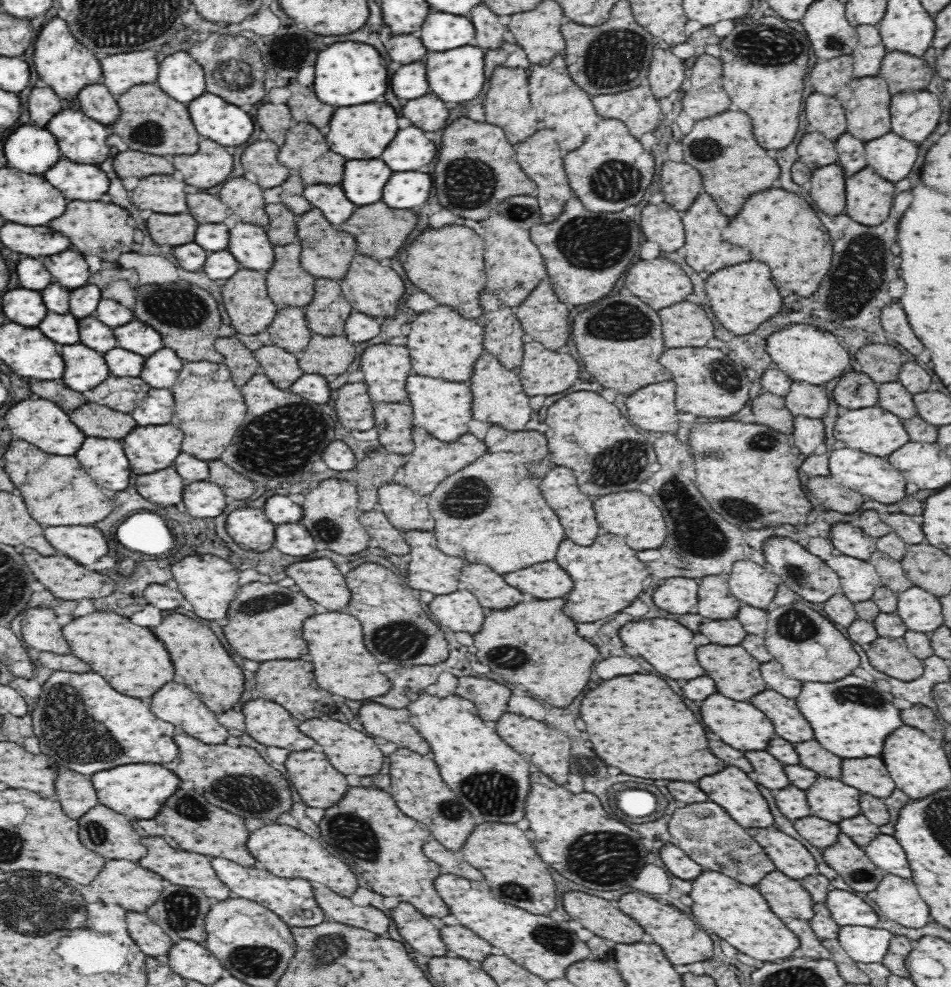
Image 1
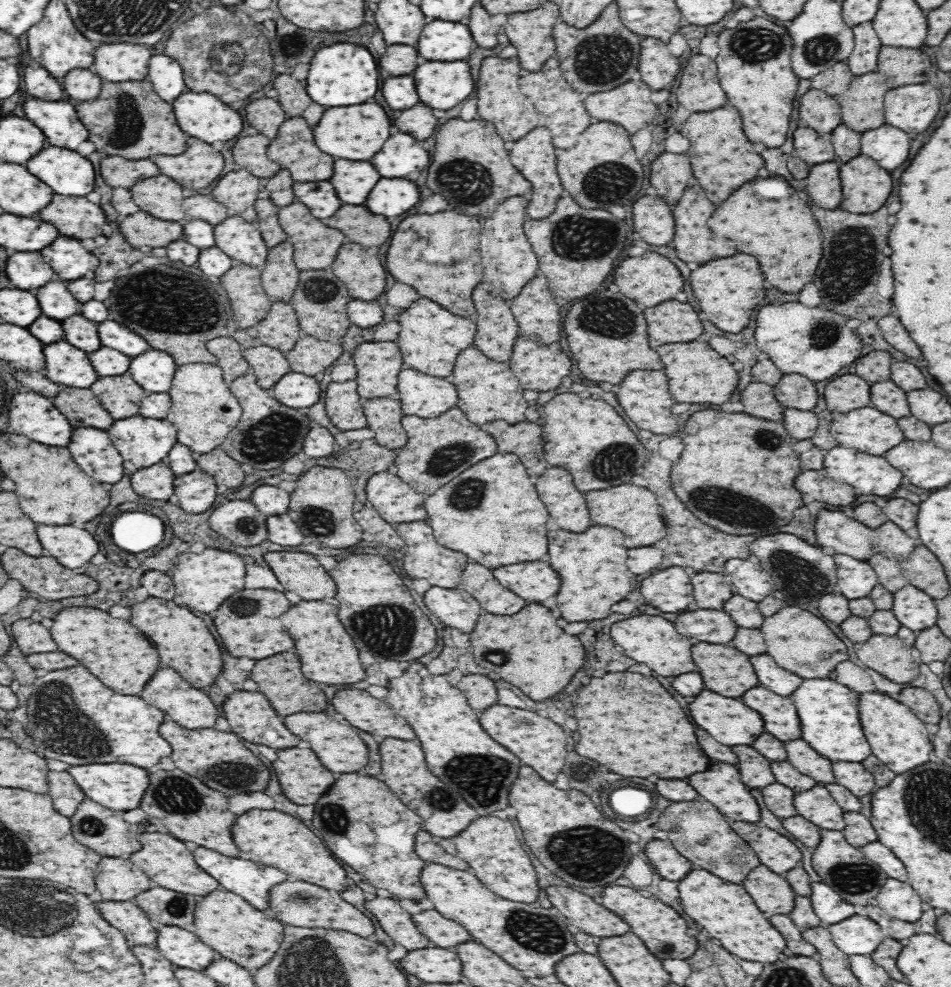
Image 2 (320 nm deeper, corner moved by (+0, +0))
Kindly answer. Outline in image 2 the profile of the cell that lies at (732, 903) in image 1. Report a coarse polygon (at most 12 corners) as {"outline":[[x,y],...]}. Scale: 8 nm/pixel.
{"outline":[[694,867],[684,912],[752,962],[778,961],[782,934],[742,886]]}

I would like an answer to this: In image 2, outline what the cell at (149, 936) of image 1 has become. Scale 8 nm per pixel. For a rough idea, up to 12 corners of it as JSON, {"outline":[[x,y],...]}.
{"outline":[[134,900],[94,902],[132,944],[154,946],[157,927]]}

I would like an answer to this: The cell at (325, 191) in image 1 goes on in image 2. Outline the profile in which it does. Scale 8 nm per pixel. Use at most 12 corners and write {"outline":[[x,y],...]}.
{"outline":[[294,182],[295,198],[316,218],[342,202],[330,182]]}

